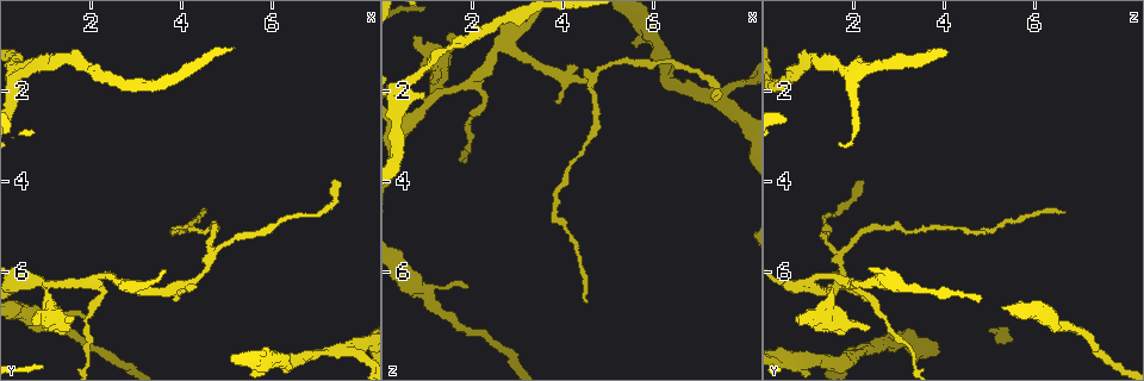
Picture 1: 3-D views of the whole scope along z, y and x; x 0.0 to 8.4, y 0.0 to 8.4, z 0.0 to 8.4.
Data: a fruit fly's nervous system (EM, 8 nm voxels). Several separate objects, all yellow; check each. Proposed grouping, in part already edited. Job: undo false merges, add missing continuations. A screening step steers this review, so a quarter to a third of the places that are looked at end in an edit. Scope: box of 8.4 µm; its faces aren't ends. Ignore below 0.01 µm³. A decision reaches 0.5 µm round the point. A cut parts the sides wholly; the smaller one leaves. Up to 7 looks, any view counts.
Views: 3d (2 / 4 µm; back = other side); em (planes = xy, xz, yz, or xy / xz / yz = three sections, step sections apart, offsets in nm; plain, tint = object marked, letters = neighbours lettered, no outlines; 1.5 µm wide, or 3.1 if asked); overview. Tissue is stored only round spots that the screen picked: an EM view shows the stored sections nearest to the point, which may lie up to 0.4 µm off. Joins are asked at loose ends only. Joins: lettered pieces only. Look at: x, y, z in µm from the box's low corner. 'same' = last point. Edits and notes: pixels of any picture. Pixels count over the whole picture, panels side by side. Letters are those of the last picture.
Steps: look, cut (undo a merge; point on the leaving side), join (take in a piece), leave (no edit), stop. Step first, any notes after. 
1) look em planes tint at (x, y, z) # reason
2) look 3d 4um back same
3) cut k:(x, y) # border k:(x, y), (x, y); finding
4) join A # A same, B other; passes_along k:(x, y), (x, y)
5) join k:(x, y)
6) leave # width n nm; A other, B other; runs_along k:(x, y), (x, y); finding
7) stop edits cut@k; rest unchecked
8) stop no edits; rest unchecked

look em xy step 4 letters at (0.95, 1.30, 2.10) # an open end

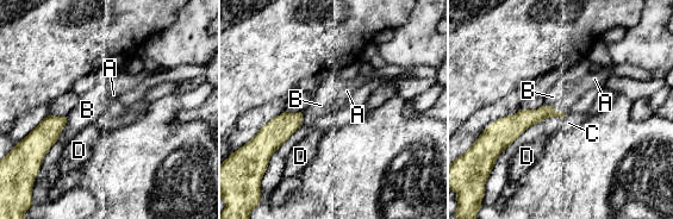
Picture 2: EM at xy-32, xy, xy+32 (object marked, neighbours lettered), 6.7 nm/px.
leave # longest_contact B 190 nm; A other, B other, C other, D other; none of them fits

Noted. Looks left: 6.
look 3d 2um at (0.75, 7.05, 0.75) # an open end

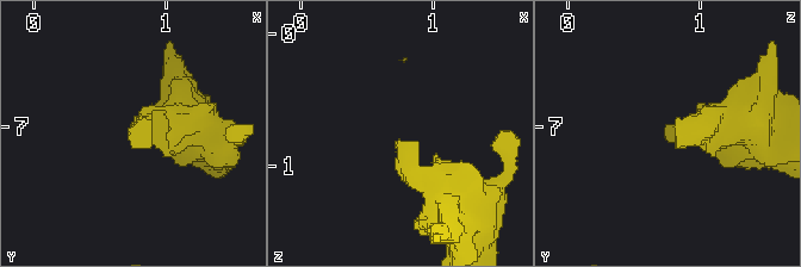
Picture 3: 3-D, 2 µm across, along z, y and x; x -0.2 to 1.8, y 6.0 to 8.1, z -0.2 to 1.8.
look em planes letters at (0.76, 6.98, 0.80) # shape alone is not enough

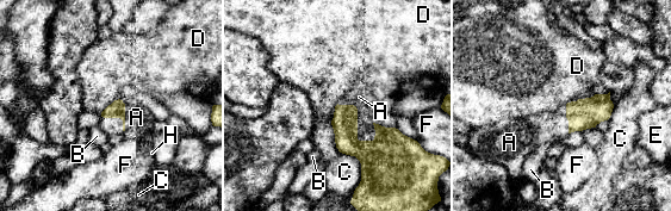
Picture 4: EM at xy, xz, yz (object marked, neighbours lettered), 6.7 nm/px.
join A # longest_contact A 360 nm; A same, B other, C other, D other, E other, F other, H other; it goes on there

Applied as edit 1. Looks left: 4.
look overview # redraw

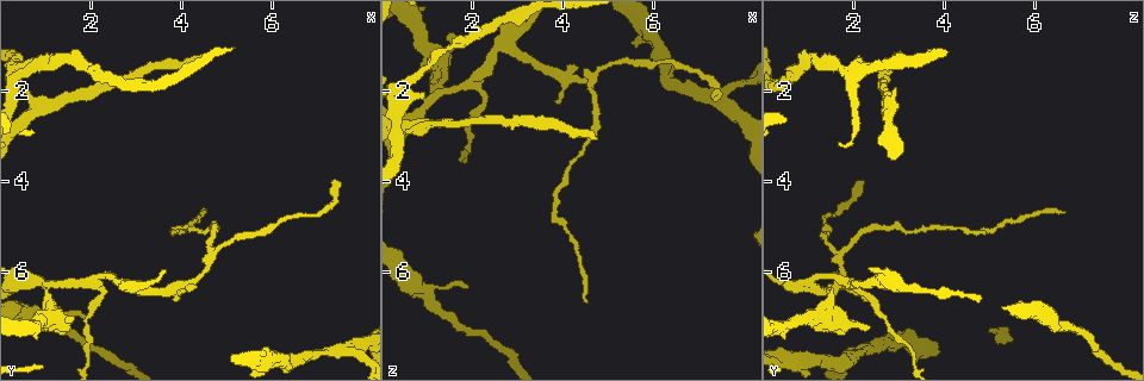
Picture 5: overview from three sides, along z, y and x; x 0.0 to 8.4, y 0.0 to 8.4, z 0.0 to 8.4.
look 3d 2um back at (3.90, 6.70, 2.25) # tapers out

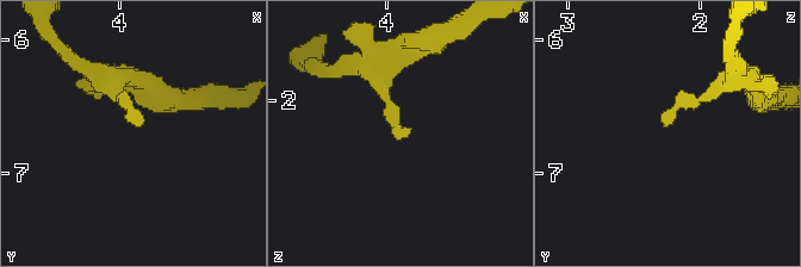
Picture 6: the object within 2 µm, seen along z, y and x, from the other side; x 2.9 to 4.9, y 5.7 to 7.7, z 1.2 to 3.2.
look em xz step 4 letters at (3.86, 6.64, 2.30)

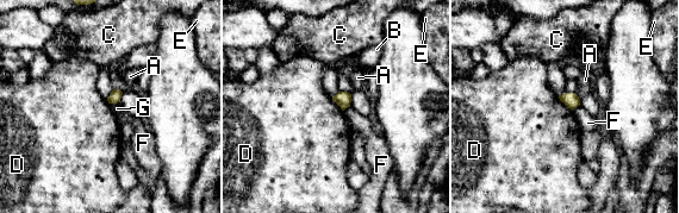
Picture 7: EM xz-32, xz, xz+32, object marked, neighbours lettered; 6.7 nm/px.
look em planes letters same # cut it another way

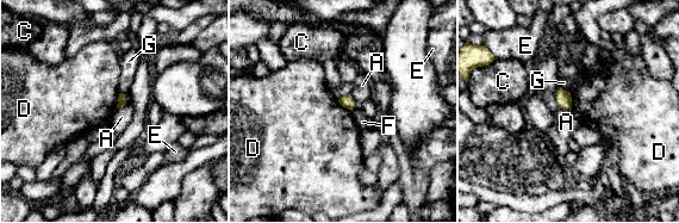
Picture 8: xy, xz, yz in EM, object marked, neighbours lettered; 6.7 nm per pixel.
leave # A other, C other, D other, E other, F other, G other; no lettered piece goes on from it

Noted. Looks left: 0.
stop edits join@4; rest unchecked

